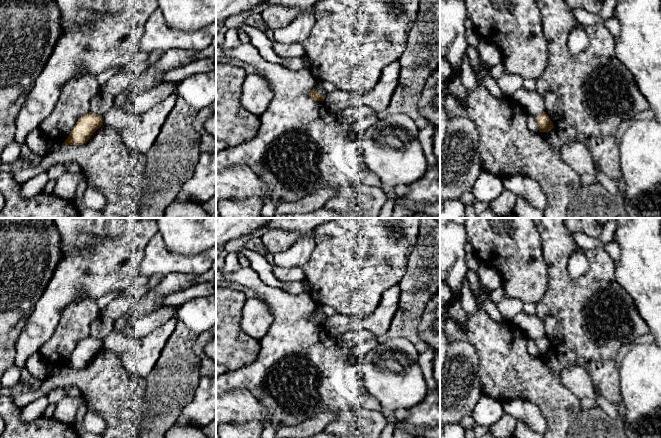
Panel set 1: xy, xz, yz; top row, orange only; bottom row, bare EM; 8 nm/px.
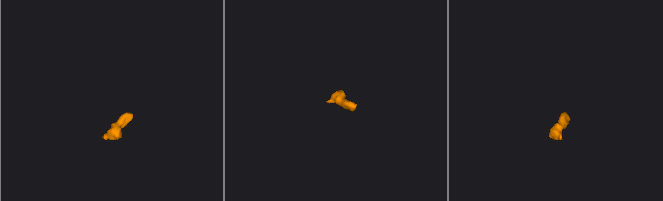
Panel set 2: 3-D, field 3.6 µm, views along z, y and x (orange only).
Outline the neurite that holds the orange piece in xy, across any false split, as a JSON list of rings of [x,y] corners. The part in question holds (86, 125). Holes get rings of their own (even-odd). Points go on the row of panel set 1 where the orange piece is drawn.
[[[89,112],[78,119],[68,138],[63,144],[82,145],[86,143],[93,135],[93,133],[102,125],[102,116]]]

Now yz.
[[[545,112],[535,116],[535,119],[536,119],[538,127],[539,127],[539,132],[542,132],[542,133],[548,132],[552,128],[554,128],[554,125],[552,123],[551,119]]]

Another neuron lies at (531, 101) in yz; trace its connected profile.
[[[524,88],[517,90],[511,97],[527,114],[537,116],[544,111],[544,101],[536,91],[529,91]]]

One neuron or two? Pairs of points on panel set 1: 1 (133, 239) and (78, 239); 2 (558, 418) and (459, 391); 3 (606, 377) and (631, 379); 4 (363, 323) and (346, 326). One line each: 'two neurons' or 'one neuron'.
1: two neurons
2: two neurons
3: two neurons
4: one neuron

